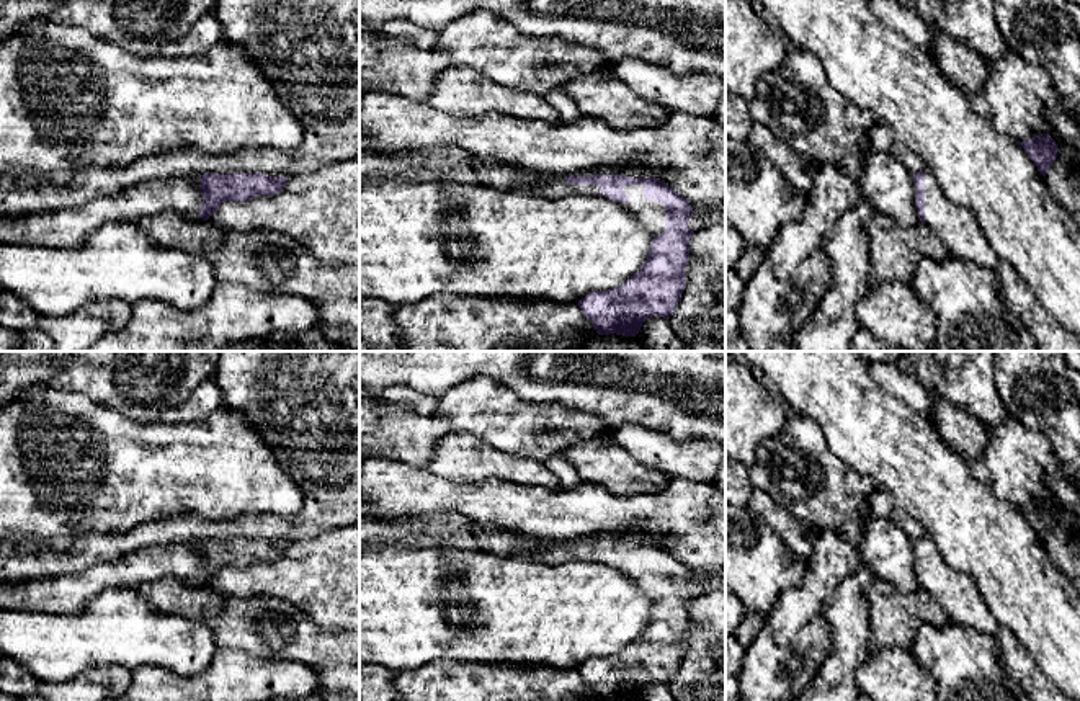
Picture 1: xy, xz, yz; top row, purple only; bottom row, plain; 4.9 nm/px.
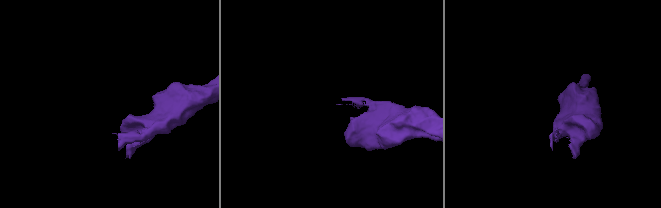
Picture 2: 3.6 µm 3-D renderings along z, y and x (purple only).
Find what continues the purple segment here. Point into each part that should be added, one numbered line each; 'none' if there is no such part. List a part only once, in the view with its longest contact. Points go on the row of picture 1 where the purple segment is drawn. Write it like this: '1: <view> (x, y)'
1: xz (651, 214)

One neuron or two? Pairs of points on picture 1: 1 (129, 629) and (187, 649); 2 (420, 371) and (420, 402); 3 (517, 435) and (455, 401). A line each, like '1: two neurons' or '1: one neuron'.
1: one neuron
2: two neurons
3: one neuron

